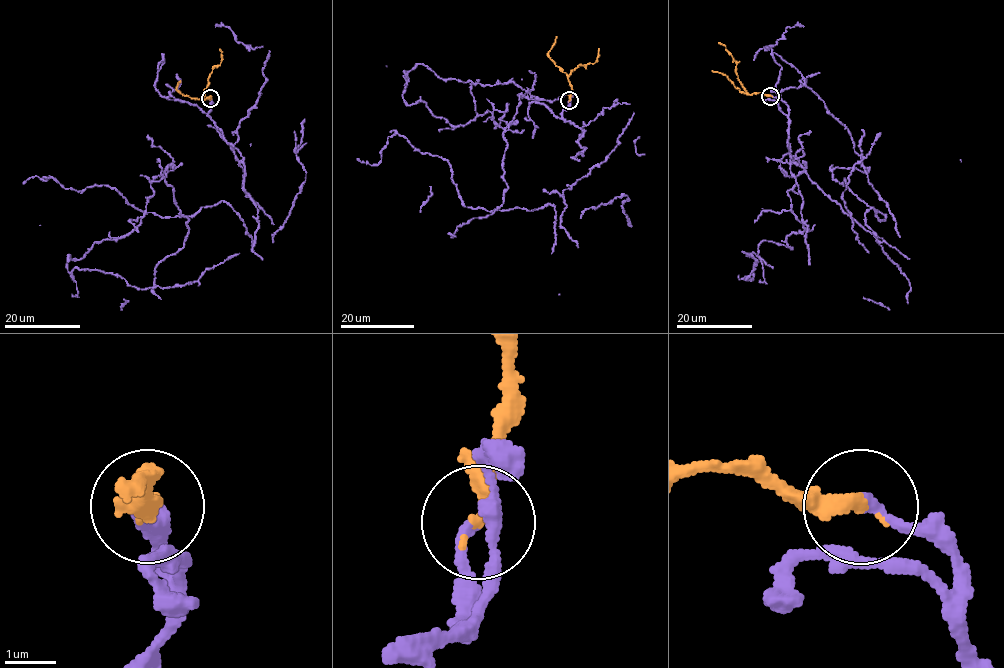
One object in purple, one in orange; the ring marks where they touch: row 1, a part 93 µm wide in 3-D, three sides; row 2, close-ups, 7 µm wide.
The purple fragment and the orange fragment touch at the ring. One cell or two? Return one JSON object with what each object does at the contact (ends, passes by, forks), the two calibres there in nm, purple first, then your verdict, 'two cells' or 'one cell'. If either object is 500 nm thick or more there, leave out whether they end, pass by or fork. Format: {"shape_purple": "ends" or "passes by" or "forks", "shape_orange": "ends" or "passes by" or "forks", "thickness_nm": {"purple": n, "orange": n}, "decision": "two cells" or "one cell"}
{"shape_purple": "ends", "shape_orange": "ends", "thickness_nm": {"purple": 220, "orange": 280}, "decision": "one cell"}

